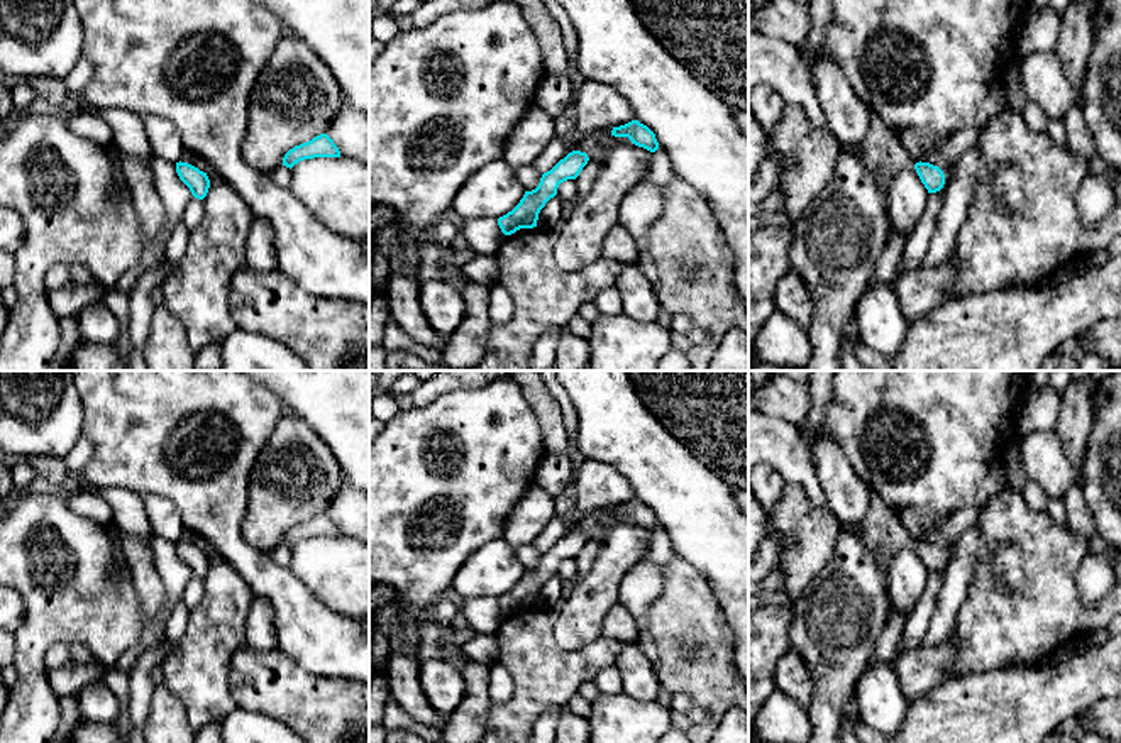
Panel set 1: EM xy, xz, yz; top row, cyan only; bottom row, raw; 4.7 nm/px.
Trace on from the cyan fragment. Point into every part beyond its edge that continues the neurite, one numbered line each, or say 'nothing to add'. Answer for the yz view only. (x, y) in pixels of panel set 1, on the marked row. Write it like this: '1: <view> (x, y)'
1: yz (906, 195)

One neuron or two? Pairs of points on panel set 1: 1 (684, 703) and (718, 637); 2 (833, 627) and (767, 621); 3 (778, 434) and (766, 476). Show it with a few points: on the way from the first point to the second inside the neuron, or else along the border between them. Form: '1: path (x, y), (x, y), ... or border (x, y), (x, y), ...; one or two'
1: border (671, 693), (686, 693), (693, 699), (690, 715); two
2: border (793, 606), (788, 632), (789, 647); two
3: border (766, 464), (786, 481); two

